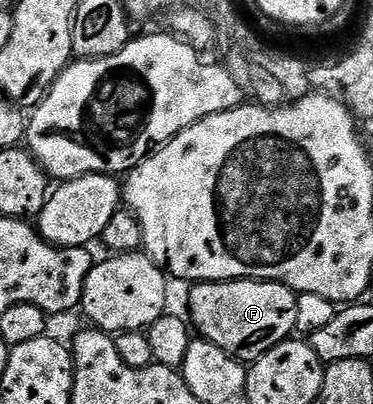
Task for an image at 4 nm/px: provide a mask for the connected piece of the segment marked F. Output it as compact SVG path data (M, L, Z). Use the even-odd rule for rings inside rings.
M238 278L235 282L198 282L190 290L192 329L242 364L256 362L296 331L298 293L283 282Z

